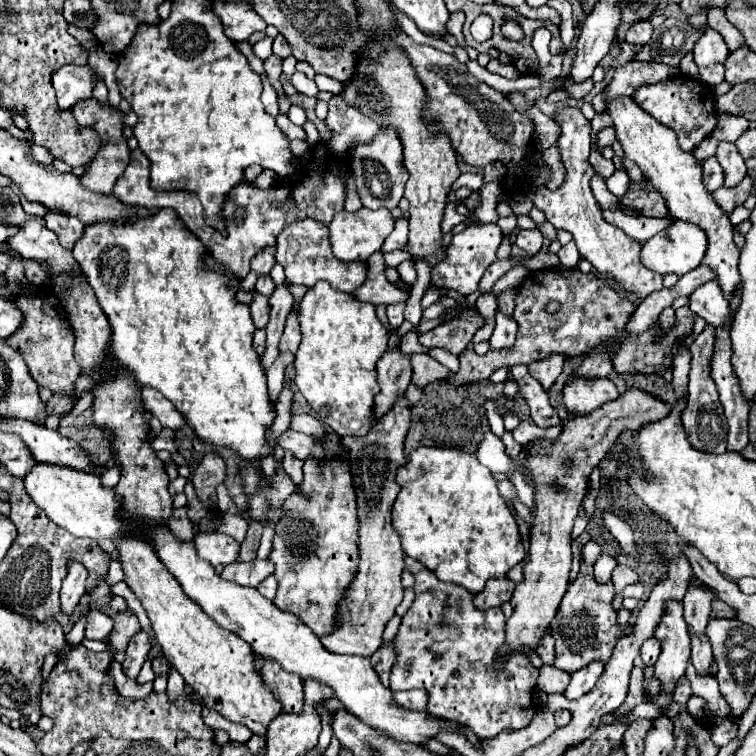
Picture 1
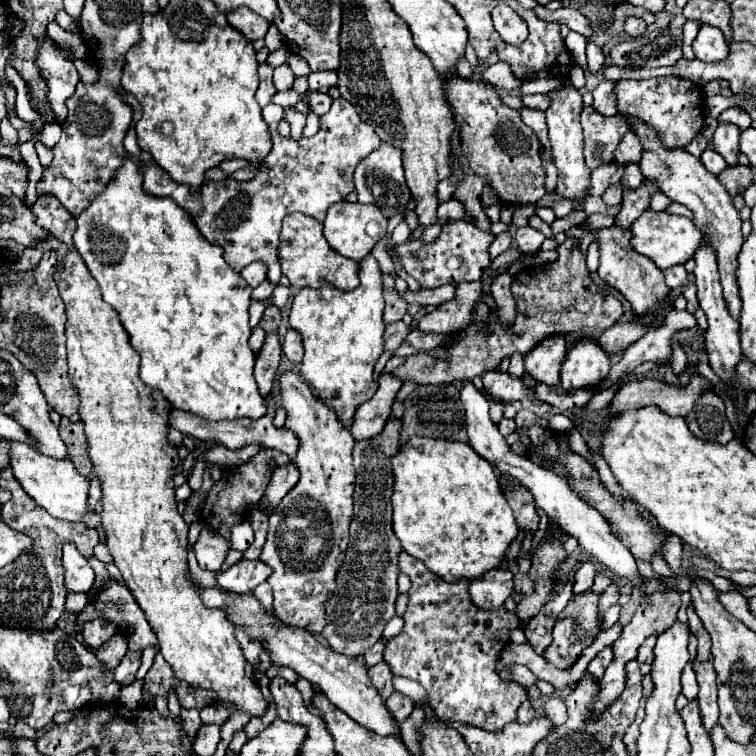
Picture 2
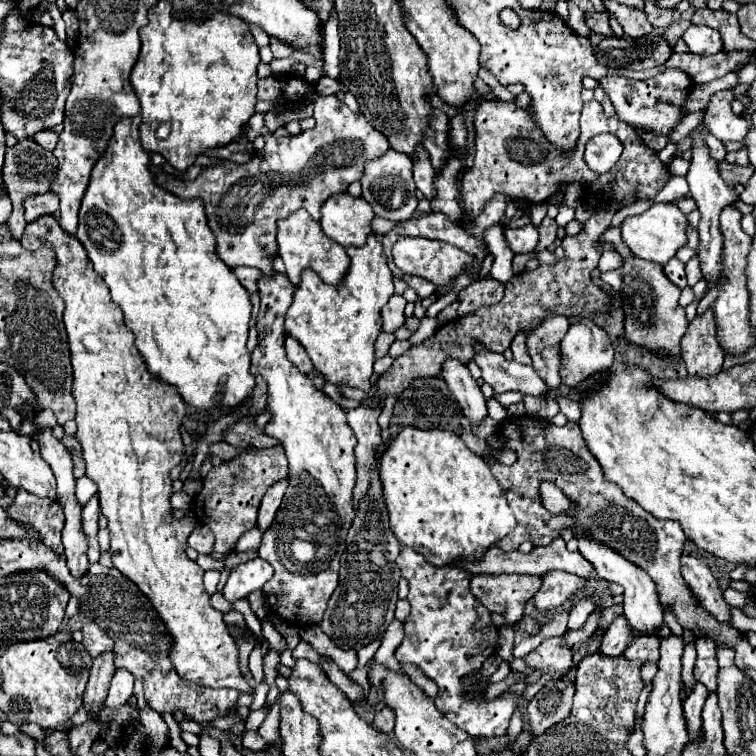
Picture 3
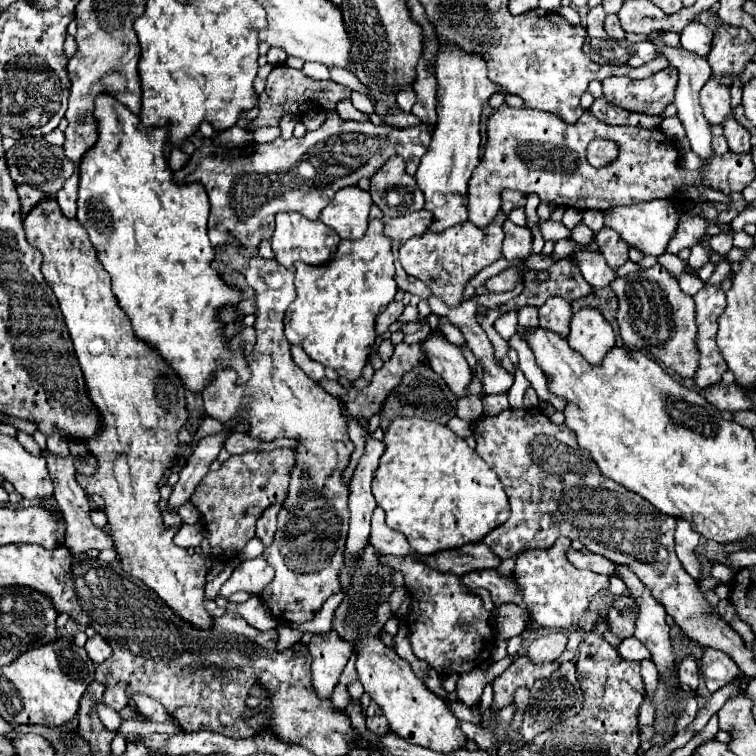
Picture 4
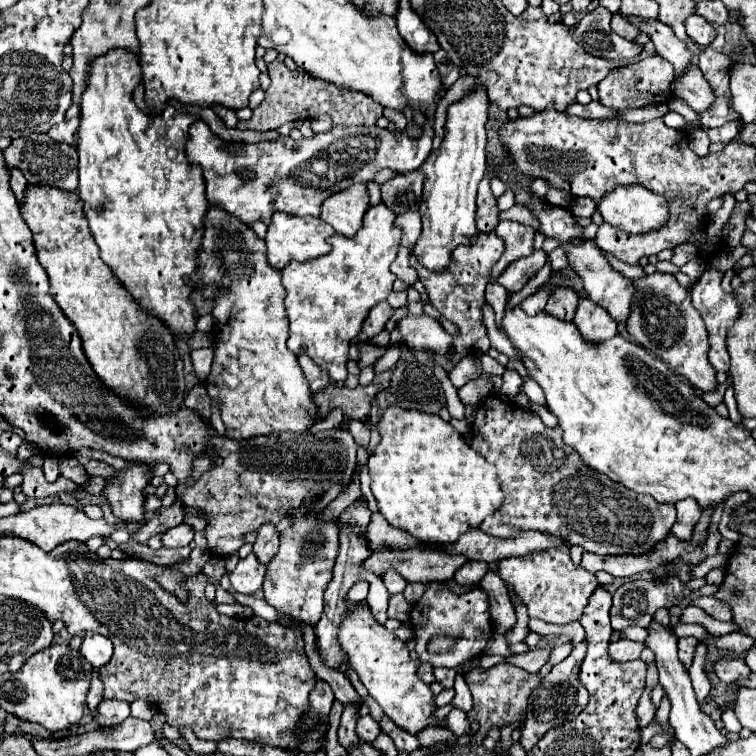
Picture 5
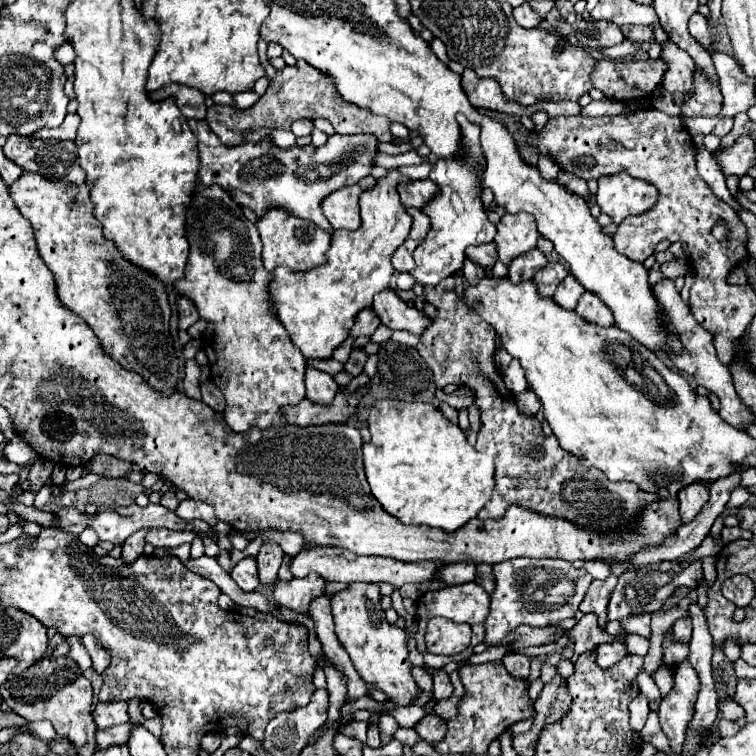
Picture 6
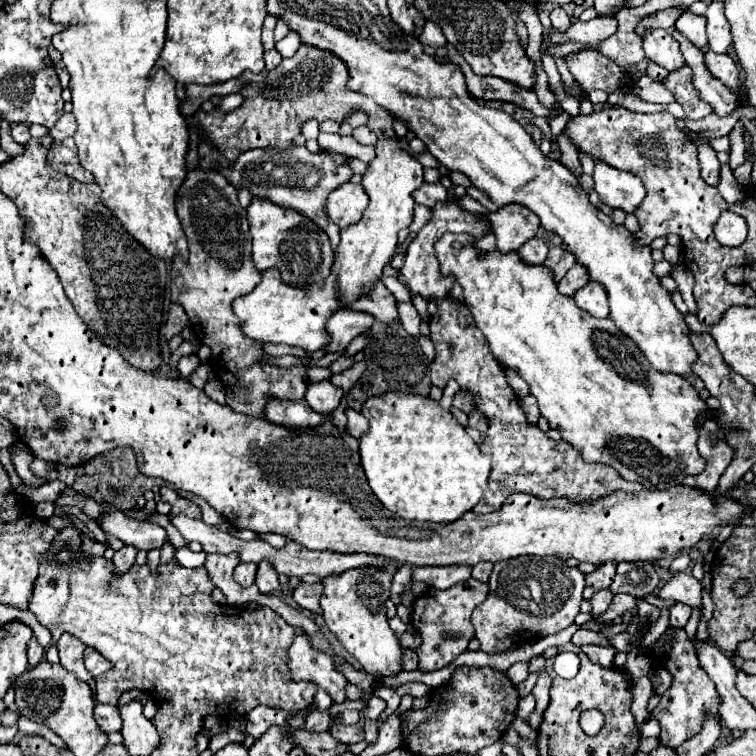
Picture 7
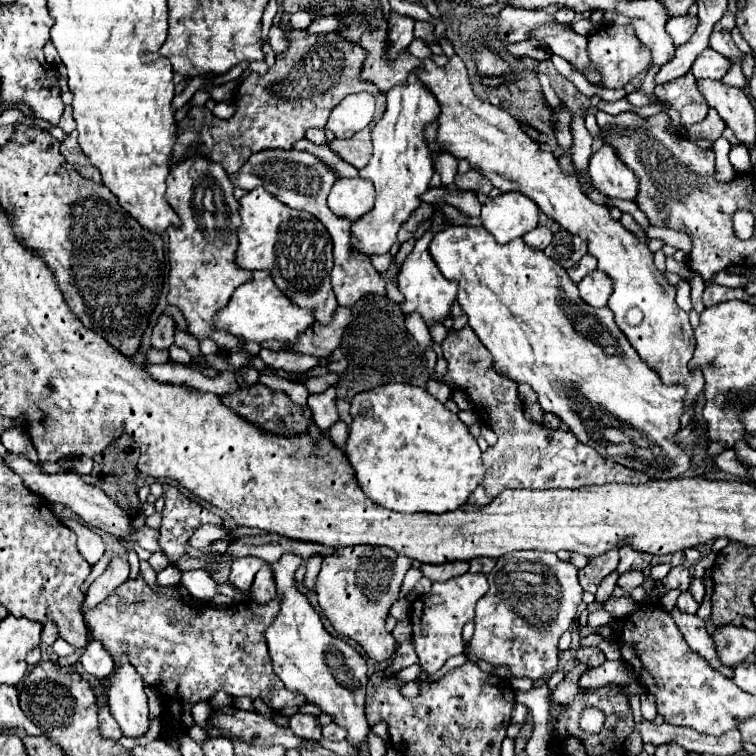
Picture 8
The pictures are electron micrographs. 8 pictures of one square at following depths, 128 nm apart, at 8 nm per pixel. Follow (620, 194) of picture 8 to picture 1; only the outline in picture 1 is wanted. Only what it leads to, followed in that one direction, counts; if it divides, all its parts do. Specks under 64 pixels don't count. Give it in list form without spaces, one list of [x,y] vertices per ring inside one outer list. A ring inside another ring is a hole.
[[[672,220],[672,224],[666,226],[666,230],[658,232],[652,238],[648,238],[646,242],[642,242],[640,256],[642,256],[642,264],[646,268],[652,268],[654,272],[658,272],[662,276],[664,274],[682,276],[700,264],[704,252],[706,252],[706,234],[700,228],[696,228],[694,224]]]

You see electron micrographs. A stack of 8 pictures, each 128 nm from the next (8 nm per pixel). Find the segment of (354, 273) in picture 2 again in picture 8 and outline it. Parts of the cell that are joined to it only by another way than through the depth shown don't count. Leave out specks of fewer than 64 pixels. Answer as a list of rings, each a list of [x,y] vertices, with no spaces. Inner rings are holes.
[[[266,190],[246,192],[238,202],[242,224],[238,228],[236,264],[246,270],[268,270],[278,290],[288,296],[294,306],[308,308],[316,322],[330,324],[338,304],[330,284],[332,240],[328,230],[316,216],[280,204],[280,200]]]

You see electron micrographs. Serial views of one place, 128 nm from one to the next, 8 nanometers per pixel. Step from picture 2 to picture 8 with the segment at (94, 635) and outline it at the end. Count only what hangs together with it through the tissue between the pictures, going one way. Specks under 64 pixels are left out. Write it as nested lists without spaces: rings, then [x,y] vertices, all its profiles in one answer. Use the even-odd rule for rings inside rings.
[[[92,640],[92,642],[86,646],[84,654],[80,656],[80,662],[82,662],[82,668],[84,668],[88,674],[92,674],[92,676],[96,676],[96,678],[100,678],[100,680],[106,678],[106,676],[114,670],[112,654],[108,654],[106,648],[104,648],[98,640]]]

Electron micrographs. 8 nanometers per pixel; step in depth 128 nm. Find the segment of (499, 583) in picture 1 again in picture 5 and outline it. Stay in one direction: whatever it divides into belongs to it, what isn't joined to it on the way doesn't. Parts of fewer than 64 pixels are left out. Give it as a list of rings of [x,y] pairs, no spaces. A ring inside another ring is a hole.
[[[468,560],[462,568],[456,570],[454,580],[456,580],[460,586],[474,586],[474,584],[478,584],[478,582],[482,580],[482,576],[486,574],[486,570],[488,570],[488,564]]]

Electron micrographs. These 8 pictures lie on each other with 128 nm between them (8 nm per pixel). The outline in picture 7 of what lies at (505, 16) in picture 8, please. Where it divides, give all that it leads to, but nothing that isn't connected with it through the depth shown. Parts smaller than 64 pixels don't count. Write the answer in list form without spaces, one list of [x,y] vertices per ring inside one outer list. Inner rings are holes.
[[[594,18],[588,22],[576,20],[564,32],[556,32],[556,28],[546,28],[542,38],[550,38],[550,42],[582,42],[582,44],[598,44],[600,40],[612,36],[618,24],[616,18]]]

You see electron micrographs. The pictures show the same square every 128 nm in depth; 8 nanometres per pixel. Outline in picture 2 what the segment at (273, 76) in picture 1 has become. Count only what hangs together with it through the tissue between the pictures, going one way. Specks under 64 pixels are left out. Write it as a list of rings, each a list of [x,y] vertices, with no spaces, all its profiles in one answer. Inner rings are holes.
[[[260,64],[260,68],[258,68],[258,74],[260,74],[260,88],[258,88],[258,92],[256,92],[256,100],[258,100],[260,106],[266,106],[268,100],[270,100],[270,96],[277,92],[275,86],[272,86],[272,82],[270,82],[268,68],[270,68],[270,66],[266,66],[266,64]]]

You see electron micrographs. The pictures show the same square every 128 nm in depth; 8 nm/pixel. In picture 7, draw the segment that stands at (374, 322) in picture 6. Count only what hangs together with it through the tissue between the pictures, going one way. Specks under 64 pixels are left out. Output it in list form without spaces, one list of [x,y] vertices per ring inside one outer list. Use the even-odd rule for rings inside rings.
[[[346,308],[336,310],[326,322],[326,332],[330,336],[326,352],[334,354],[334,352],[344,350],[352,342],[352,338],[366,332],[370,324],[372,324],[372,314],[346,310]]]

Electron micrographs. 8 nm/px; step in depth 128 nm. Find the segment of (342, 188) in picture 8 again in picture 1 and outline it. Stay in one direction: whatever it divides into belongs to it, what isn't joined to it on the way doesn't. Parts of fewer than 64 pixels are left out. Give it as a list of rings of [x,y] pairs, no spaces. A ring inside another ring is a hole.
[[[360,208],[356,212],[338,212],[334,216],[334,220],[328,224],[330,230],[330,244],[332,244],[332,252],[338,260],[342,262],[352,262],[352,260],[368,260],[368,256],[376,250],[382,248],[386,236],[392,232],[394,228],[394,220],[390,216],[390,210],[380,208],[380,210],[370,210],[370,208]]]

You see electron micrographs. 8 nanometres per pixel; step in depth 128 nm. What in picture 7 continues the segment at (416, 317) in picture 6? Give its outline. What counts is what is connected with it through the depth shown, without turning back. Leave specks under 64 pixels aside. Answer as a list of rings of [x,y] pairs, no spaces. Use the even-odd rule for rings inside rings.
[[[380,280],[372,286],[372,292],[368,292],[366,296],[360,296],[352,304],[342,304],[342,308],[368,312],[368,314],[372,314],[372,316],[376,316],[378,320],[384,320],[384,322],[398,318],[396,298],[392,296],[392,292]]]

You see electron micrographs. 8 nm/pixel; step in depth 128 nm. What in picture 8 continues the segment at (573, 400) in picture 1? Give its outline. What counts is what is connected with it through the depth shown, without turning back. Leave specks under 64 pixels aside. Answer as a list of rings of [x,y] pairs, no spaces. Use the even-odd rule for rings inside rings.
[[[594,270],[588,276],[584,276],[584,280],[578,284],[580,290],[580,298],[590,304],[590,306],[606,306],[608,296],[612,294],[612,280],[608,280],[608,276],[604,276],[604,272]]]

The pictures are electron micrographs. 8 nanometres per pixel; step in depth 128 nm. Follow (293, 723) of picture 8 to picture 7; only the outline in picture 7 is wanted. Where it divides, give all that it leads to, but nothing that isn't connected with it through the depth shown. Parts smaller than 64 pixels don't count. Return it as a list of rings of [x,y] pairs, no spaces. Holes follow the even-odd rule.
[[[310,712],[308,720],[304,720],[304,730],[308,732],[324,732],[330,728],[330,714],[324,712]]]

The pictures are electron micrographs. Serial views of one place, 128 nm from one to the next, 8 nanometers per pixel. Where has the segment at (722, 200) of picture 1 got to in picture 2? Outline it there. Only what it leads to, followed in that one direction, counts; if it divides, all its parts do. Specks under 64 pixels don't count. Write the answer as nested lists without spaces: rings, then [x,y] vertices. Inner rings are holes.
[[[738,164],[736,168],[728,166],[718,178],[726,186],[726,190],[734,196],[734,194],[740,194],[740,190],[750,186],[750,182],[752,182],[752,170],[750,170],[750,166],[742,166],[742,164]]]

